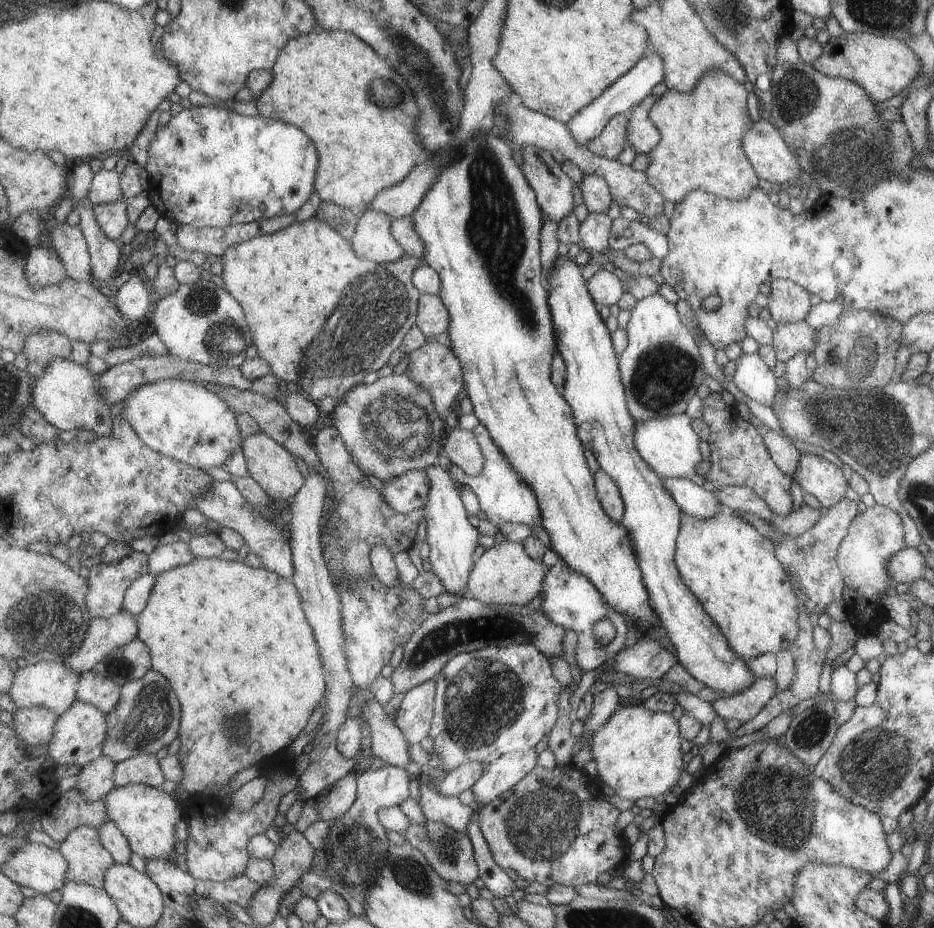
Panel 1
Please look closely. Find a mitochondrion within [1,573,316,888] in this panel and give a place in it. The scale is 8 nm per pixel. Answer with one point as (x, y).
(48, 622)

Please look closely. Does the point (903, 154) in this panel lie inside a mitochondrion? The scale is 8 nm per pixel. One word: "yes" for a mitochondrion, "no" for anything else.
yes

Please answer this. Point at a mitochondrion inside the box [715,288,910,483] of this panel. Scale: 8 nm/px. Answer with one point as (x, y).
(838, 358)

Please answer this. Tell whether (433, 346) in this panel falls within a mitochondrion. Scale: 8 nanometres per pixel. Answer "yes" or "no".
no

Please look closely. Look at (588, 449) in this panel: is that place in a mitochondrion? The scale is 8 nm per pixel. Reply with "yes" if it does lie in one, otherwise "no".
no

